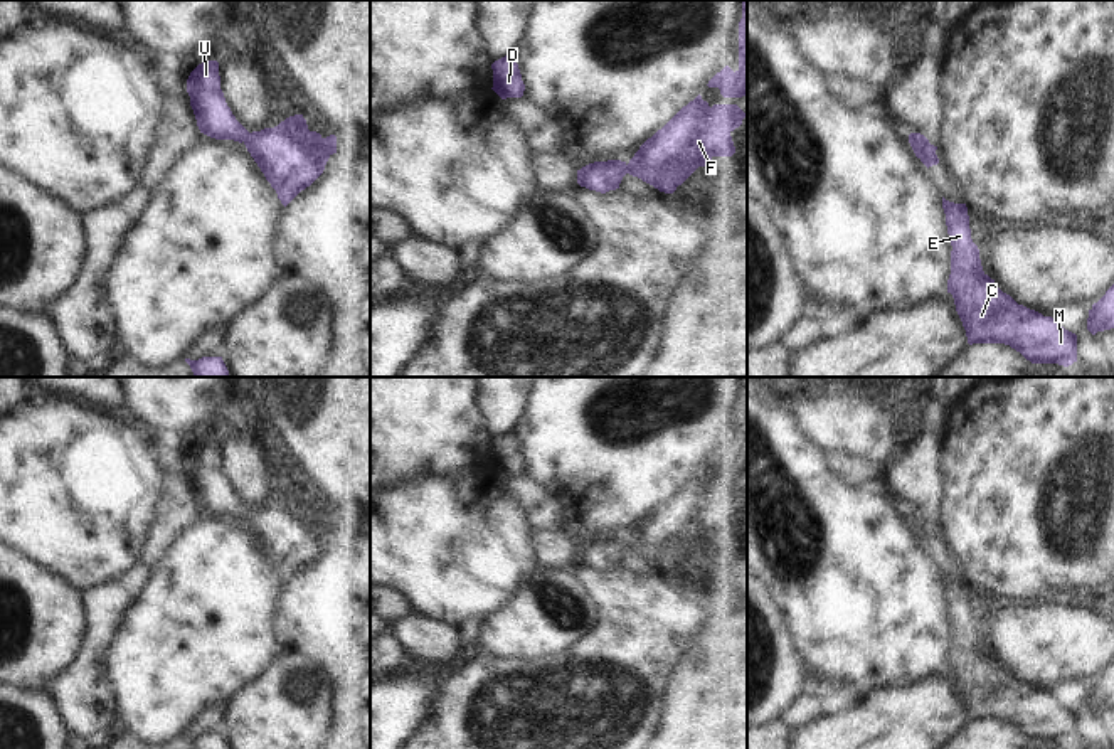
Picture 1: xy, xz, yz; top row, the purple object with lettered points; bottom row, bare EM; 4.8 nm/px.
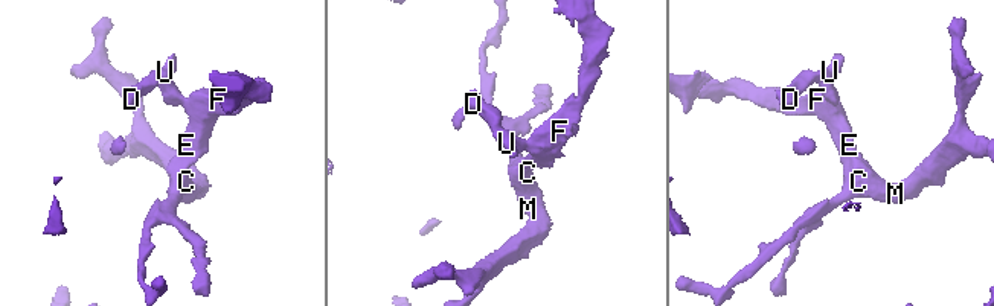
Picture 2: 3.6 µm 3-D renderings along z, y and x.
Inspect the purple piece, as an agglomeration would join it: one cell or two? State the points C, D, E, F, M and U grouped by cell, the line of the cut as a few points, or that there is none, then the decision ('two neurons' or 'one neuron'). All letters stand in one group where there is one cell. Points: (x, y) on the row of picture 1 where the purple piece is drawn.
groups C D E F M U; cut none; one neuron

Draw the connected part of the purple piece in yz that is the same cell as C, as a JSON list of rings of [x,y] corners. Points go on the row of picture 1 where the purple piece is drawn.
[[[942,197],[942,209],[952,246],[947,293],[954,298],[968,343],[1005,343],[1032,364],[1069,367],[1077,362],[1075,333],[1052,316],[1018,305],[983,271],[966,204]]]

